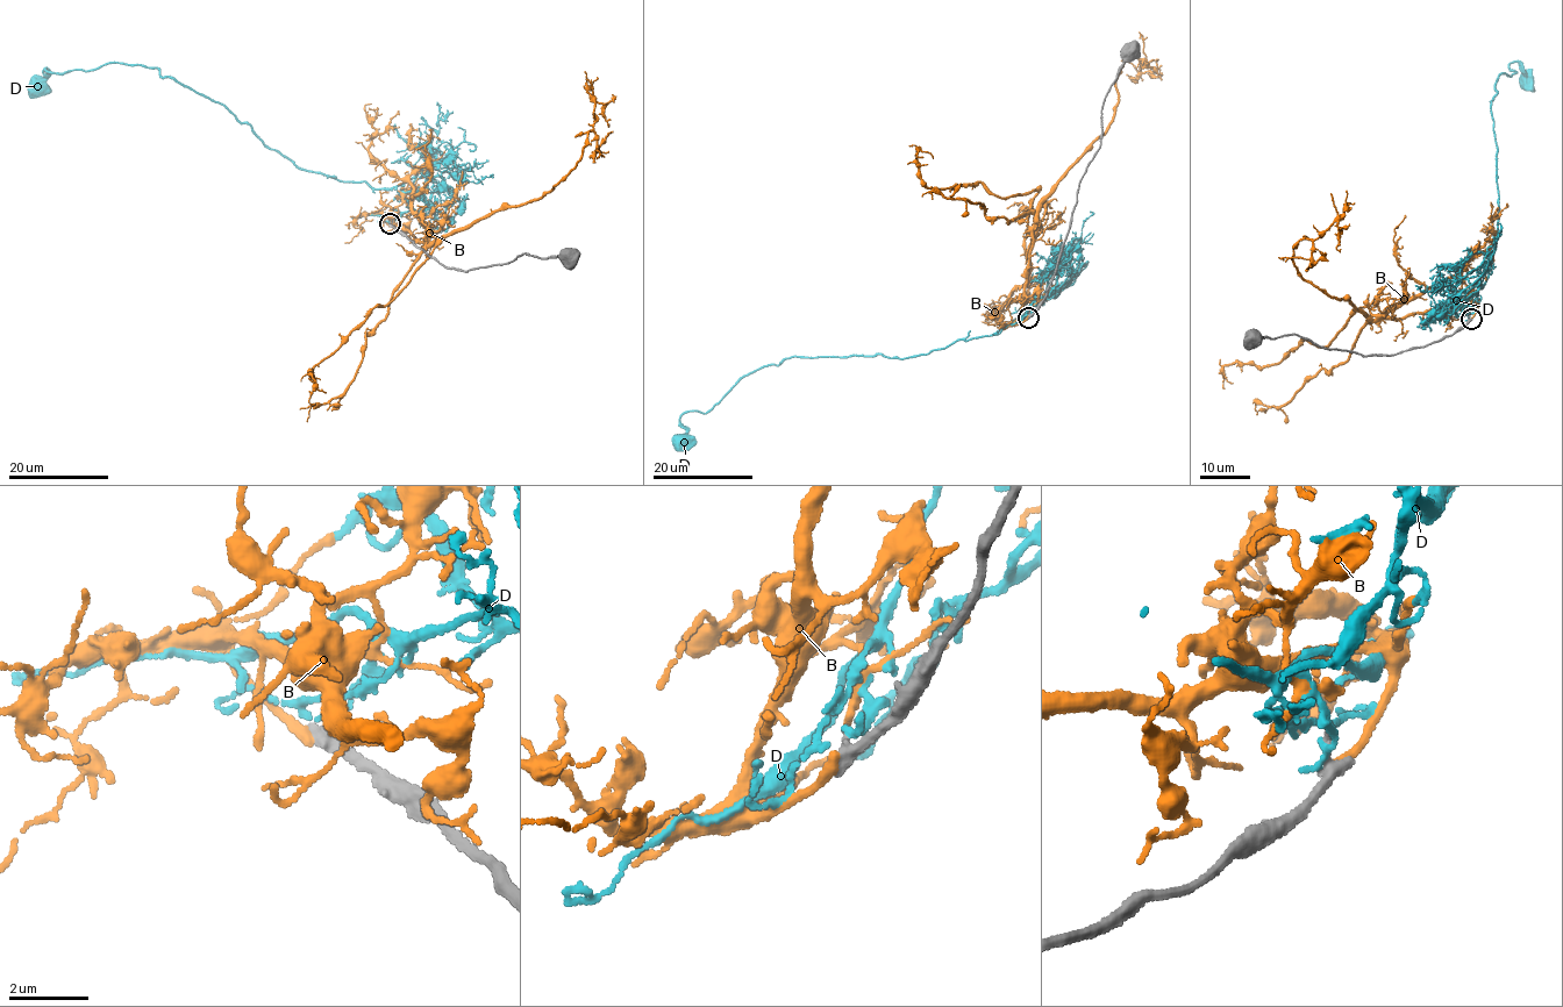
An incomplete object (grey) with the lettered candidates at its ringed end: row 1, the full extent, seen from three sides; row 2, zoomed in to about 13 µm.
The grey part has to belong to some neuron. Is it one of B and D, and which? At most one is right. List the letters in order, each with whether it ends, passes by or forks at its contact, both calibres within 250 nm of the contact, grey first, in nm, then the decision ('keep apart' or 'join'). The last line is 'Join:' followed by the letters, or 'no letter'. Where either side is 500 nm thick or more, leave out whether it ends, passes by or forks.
B: it ends there; 280 nm thick on the grey side, 280 nm on the other; keep apart
D: it ends there; 160 nm thick on the grey side, 170 nm on the other; keep apart
Join: no letter

